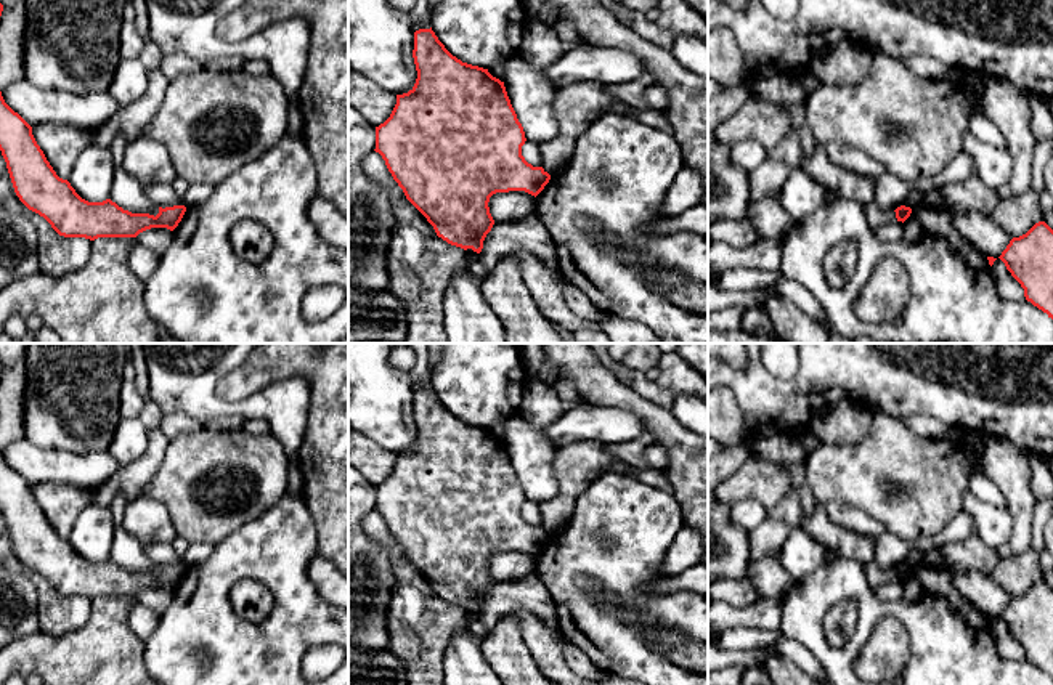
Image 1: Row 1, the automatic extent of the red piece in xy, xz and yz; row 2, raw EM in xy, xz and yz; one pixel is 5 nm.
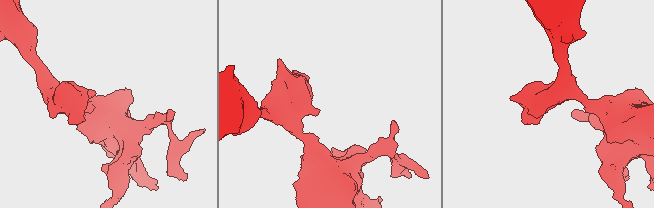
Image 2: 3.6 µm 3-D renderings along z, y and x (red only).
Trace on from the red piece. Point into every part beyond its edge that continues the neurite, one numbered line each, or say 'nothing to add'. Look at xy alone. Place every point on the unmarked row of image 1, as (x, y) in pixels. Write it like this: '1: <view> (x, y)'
nothing to add

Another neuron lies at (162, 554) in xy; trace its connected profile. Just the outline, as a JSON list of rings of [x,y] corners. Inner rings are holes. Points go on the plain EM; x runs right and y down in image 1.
[[[170,542],[148,544],[144,545],[144,553],[152,563],[162,568],[183,565],[183,558],[177,553],[173,544]]]

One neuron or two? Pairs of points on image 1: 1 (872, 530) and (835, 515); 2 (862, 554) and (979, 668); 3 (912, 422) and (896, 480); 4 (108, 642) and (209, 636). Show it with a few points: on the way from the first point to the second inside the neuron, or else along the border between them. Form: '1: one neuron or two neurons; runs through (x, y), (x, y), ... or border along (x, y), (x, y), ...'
1: one neuron; runs through (862, 523), (845, 515)
2: two neurons; border along (838, 555), (864, 563)
3: two neurons; border along (901, 419), (907, 427), (922, 435), (936, 435)
4: two neurons; border along (143, 642), (143, 664), (146, 668)

